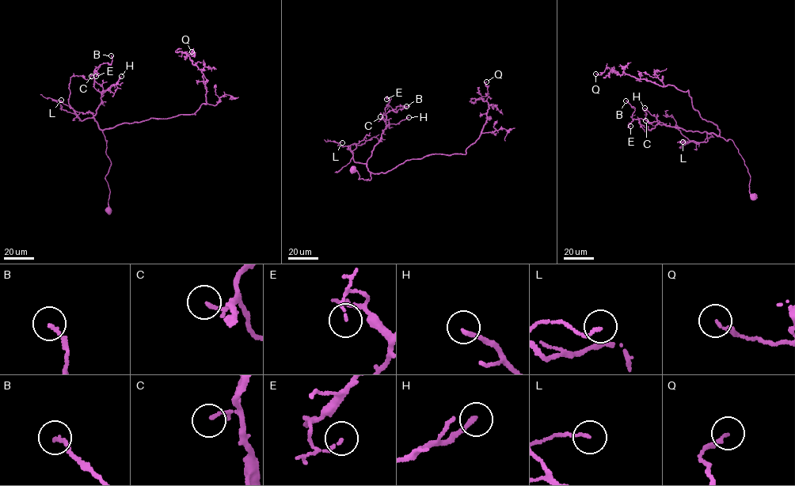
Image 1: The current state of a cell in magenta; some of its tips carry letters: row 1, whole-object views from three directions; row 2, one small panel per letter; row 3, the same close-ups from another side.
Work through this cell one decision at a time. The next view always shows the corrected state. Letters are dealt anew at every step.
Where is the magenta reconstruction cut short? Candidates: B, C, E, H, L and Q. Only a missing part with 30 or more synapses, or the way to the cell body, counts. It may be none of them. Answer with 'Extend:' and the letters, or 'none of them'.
Extend: none of them

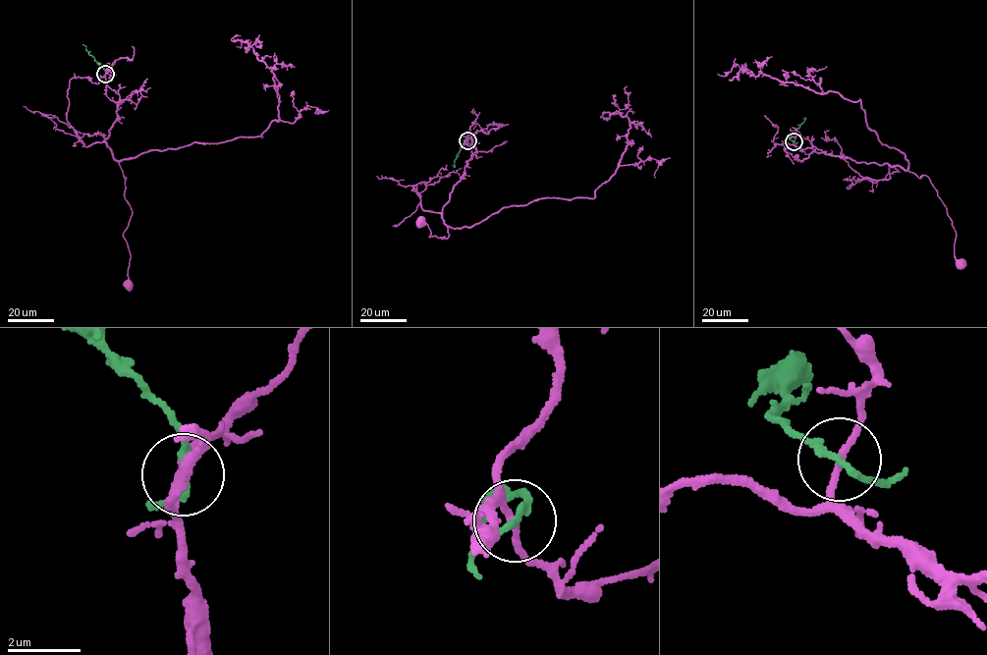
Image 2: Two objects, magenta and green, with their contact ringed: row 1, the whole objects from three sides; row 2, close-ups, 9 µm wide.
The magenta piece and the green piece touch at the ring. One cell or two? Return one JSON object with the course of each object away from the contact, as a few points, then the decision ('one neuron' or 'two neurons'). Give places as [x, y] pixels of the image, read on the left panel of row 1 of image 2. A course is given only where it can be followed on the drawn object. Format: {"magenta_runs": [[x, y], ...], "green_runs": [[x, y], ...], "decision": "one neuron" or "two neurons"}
{"magenta_runs": [[105, 74], [120, 100], [105, 142], [126, 179], [125, 198], [132, 213], [123, 234], [130, 252], [127, 284]], "green_runs": [[106, 73], [82, 44]], "decision": "two neurons"}

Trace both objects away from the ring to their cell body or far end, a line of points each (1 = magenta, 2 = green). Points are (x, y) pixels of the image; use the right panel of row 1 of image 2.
1: (794, 141), (925, 175), (952, 219), (960, 263)
2: (794, 141), (790, 137), (805, 119), (802, 119)

